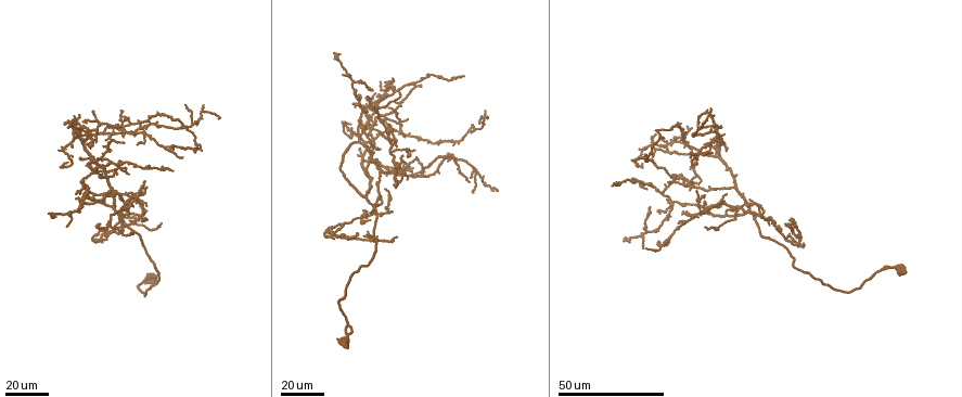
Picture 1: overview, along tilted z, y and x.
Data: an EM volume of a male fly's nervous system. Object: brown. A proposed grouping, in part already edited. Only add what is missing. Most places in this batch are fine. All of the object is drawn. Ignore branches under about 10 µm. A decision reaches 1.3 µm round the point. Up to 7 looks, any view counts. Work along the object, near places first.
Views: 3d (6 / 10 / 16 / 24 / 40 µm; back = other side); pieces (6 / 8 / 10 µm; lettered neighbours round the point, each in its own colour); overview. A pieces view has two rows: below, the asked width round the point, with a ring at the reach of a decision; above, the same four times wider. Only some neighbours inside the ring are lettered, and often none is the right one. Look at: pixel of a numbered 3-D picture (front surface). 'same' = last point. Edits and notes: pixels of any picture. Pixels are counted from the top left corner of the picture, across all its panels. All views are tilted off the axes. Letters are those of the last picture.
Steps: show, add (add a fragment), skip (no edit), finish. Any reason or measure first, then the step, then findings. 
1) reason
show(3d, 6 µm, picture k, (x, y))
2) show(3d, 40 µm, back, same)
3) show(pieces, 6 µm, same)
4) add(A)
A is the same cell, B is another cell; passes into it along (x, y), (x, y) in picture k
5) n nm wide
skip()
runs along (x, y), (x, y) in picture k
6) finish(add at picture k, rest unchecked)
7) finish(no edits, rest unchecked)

free end
show(3d, 24 µm, picture 1, (66, 122))

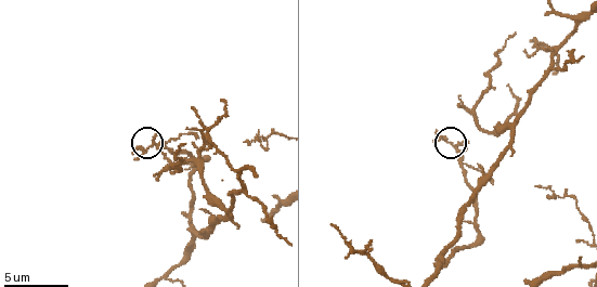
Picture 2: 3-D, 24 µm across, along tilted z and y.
show(pieces, 6 µm, picture 2, (435, 134))

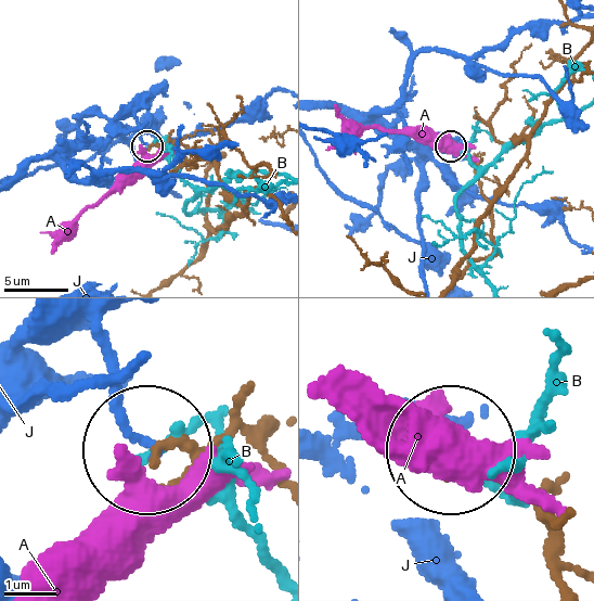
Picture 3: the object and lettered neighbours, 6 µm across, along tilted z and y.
skip()
A, B and J are other cells; runs along (281, 432), (158, 447) in picture 3; none of them fits

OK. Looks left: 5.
branch stops here
show(pieces, 8 µm, picture 2, (368, 244))

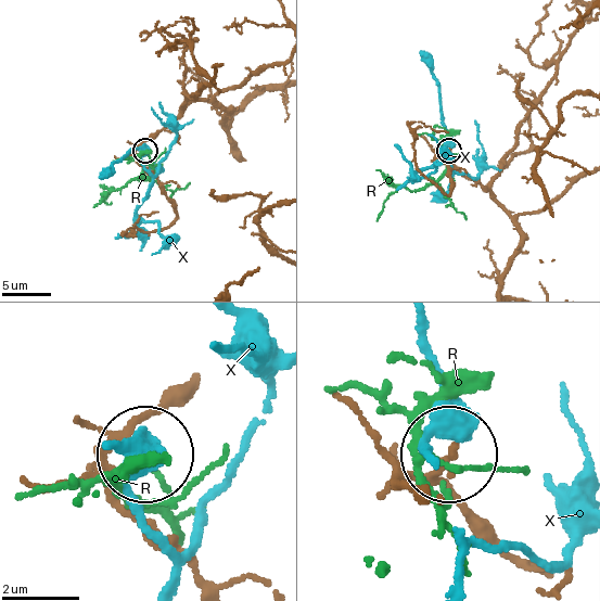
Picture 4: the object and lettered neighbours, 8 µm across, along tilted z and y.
skip()
R and X are other cells; no lettered fragment goes on from it

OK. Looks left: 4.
thin end
show(3d, 24 µm, picture 1, (81, 159))

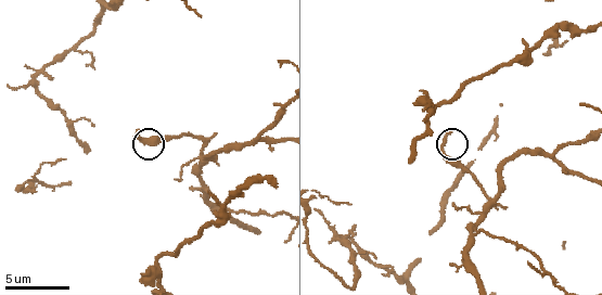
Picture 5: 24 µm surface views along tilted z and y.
what lies round it
show(pieces, 8 µm, picture 5, (137, 132))

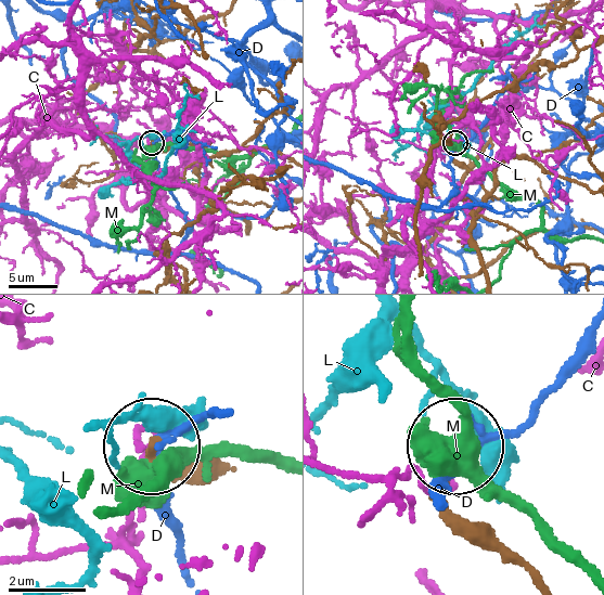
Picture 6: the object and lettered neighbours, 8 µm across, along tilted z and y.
skip()
C, D, L and M are other cells; none of them fits

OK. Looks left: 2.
thin end
show(3d, 24 µm, picture 1, (642, 246))

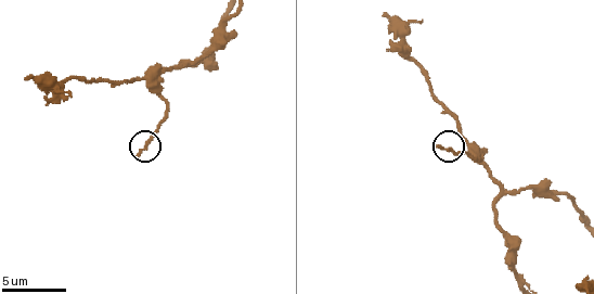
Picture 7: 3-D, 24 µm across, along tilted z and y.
show(pieces, 10 µm, picture 7, (439, 145))

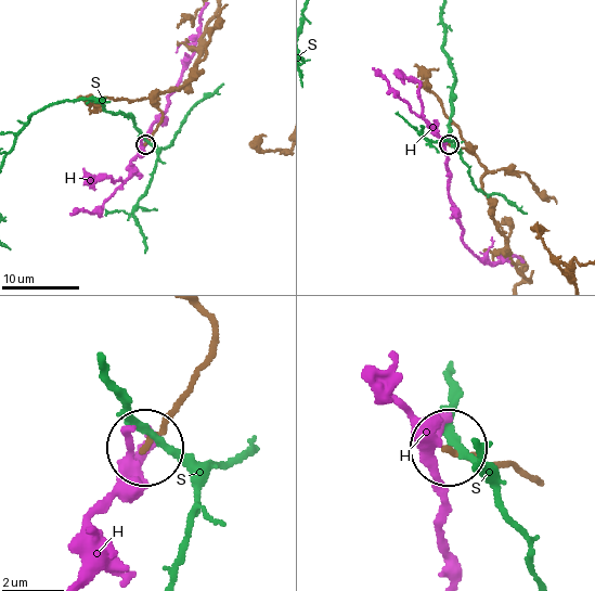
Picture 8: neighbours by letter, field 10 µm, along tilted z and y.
skip()
H and S are other cells; runs along (207, 320), (211, 358), (167, 428), (144, 448) in picture 8; no lettered fragment goes on from it

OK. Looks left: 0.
finish(no edits, rest unchecked)

